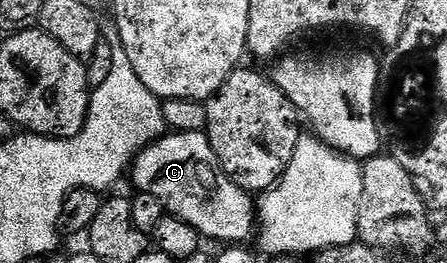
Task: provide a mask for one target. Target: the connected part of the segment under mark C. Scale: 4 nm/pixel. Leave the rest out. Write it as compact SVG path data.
M176 132L166 133L156 142L145 147L131 165L131 175L138 191L155 196L164 209L172 217L181 218L191 228L201 233L202 239L214 238L220 244L245 244L255 234L255 202L251 200L250 191L236 186L230 178L225 175L215 152L211 148L208 137L200 134L178 134Z

